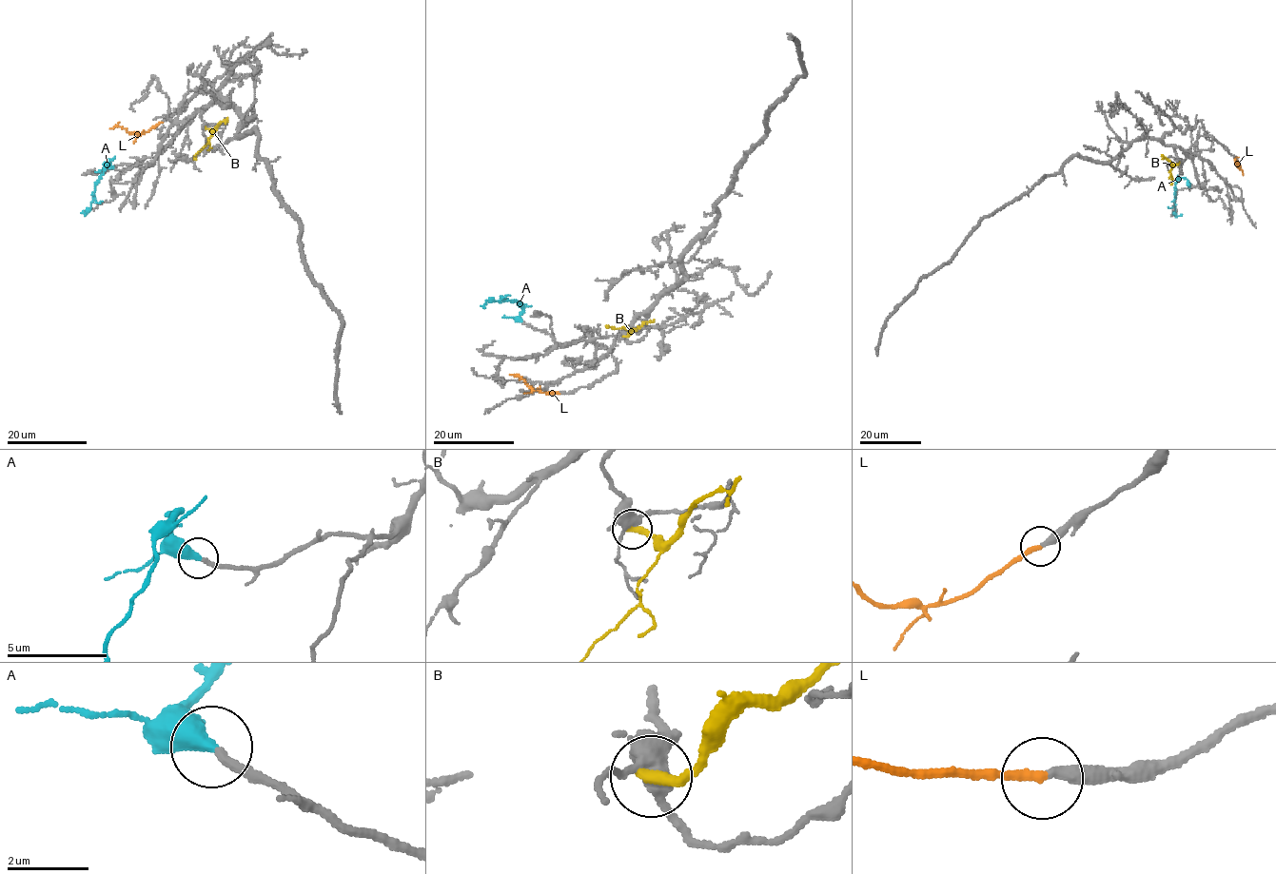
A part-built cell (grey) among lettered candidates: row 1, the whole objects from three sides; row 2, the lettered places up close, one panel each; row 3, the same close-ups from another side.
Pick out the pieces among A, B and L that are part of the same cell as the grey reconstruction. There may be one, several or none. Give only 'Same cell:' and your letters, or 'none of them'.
Same cell: A, L

